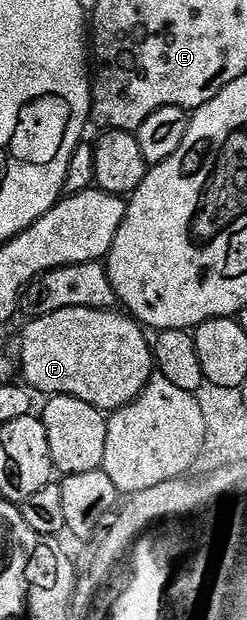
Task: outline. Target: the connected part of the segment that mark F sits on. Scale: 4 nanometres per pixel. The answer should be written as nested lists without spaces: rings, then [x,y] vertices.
[[[63,308],[47,316],[28,319],[21,334],[21,362],[19,358],[19,370],[25,373],[24,381],[38,395],[75,396],[106,412],[117,411],[135,401],[155,373],[153,347],[150,339],[145,339],[146,331],[132,317],[113,313],[117,312],[112,309]]]

